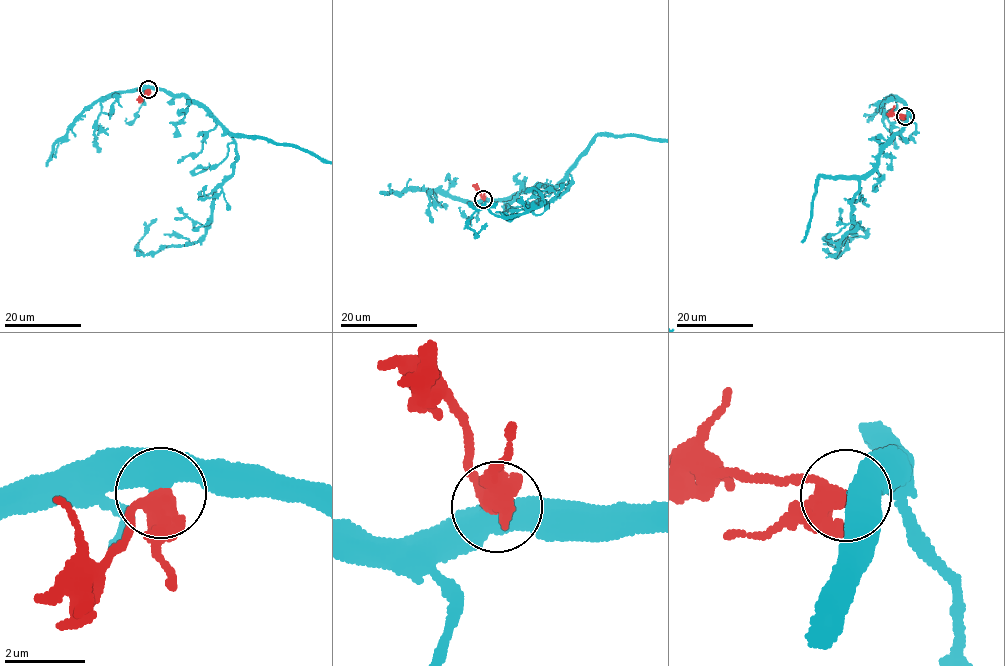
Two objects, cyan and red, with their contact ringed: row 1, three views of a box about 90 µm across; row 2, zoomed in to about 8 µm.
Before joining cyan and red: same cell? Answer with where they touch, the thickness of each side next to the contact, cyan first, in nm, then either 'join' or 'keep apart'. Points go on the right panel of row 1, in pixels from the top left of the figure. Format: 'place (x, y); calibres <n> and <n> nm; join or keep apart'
place (905, 116); calibres 480 and 440 nm; join

